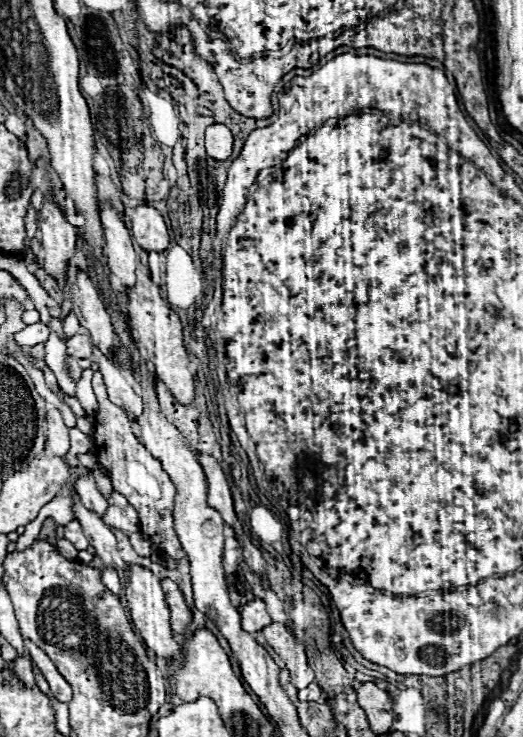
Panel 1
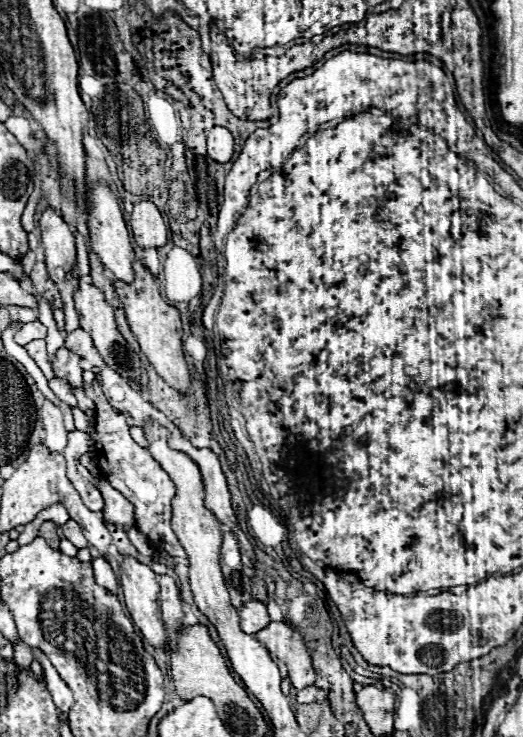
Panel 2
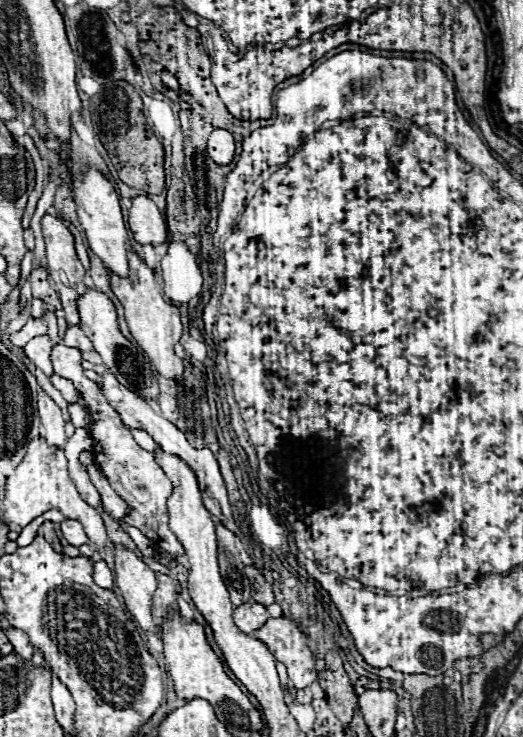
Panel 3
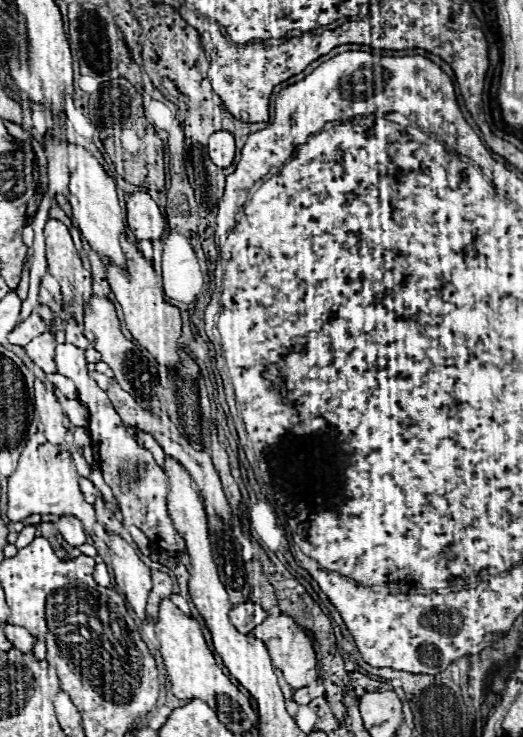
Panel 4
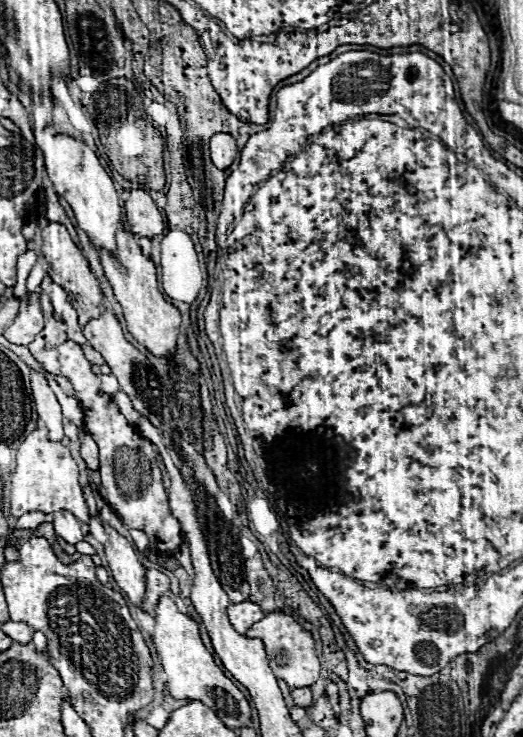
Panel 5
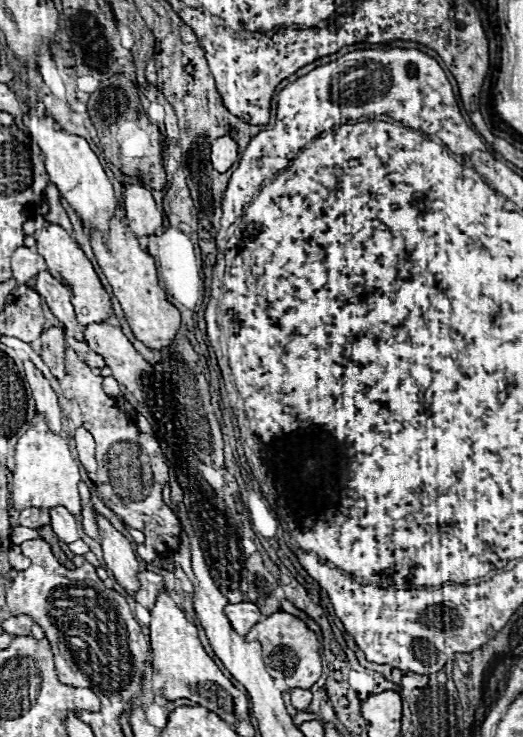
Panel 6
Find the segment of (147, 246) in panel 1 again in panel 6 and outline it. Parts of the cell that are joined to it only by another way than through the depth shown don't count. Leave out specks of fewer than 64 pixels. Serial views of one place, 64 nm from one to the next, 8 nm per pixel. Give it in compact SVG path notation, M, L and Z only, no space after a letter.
M130 184L124 190L124 210L128 226L136 236L150 236L162 226L162 212L158 210L150 190L140 184Z

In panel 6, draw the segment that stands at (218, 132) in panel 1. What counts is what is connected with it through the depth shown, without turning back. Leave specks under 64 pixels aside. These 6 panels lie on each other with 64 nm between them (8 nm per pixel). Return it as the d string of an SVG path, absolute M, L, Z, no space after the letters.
M222 136L212 144L212 166L218 172L226 172L238 158L236 142L230 136Z

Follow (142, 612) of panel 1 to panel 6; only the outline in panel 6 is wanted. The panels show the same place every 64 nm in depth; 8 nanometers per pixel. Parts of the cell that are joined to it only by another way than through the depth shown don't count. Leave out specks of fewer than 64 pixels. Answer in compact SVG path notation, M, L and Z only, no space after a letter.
M96 514L96 526L102 536L102 550L104 550L106 566L112 570L118 584L126 592L132 594L140 586L138 578L136 578L136 574L140 572L140 562L138 562L130 542L126 540L126 536L122 536L118 530L114 530L114 526L100 514Z

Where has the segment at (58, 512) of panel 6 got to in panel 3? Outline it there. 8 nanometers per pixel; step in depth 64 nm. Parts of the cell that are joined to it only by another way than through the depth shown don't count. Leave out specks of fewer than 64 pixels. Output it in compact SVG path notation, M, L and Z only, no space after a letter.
M64 520L60 524L60 530L62 530L62 534L64 534L64 538L68 540L70 546L82 546L82 544L88 542L88 538L82 530L82 524L78 520Z

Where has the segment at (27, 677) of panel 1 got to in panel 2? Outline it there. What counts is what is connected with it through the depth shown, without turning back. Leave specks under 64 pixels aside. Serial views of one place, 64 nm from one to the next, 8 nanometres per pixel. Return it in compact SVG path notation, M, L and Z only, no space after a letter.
M22 640L18 644L14 644L14 662L20 666L20 668L30 668L30 662L32 662L32 652L30 652L30 646L26 646Z

